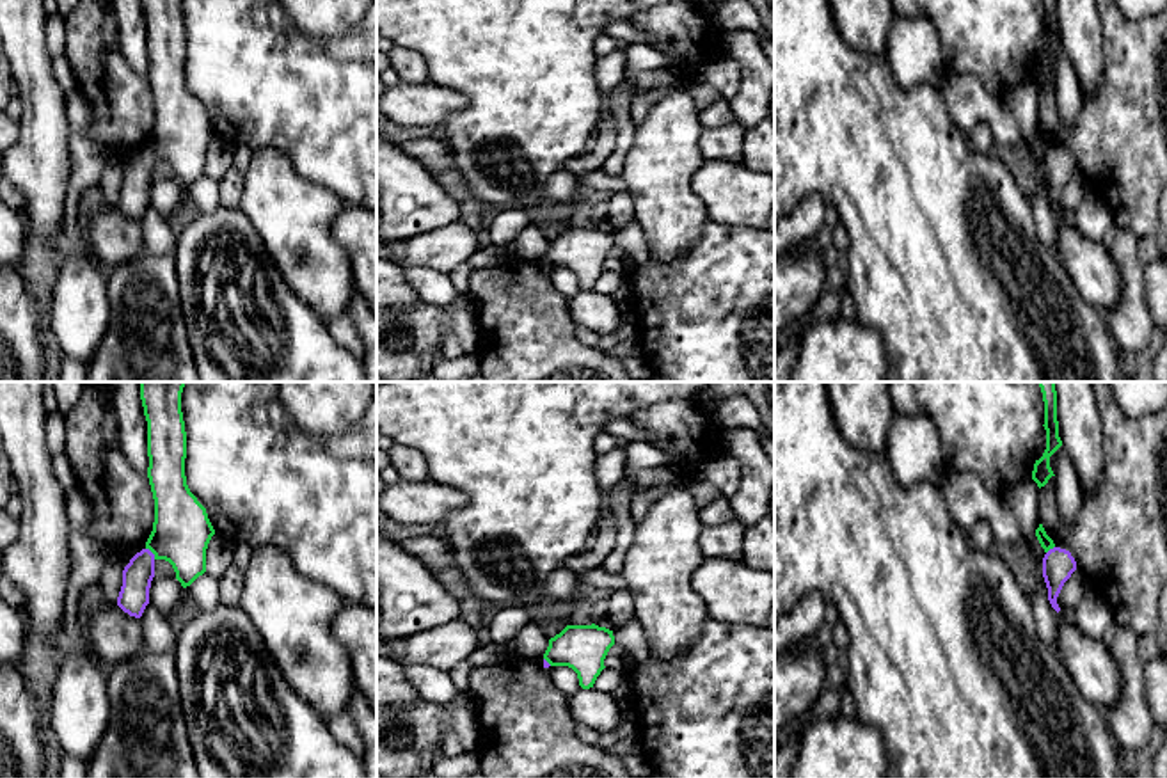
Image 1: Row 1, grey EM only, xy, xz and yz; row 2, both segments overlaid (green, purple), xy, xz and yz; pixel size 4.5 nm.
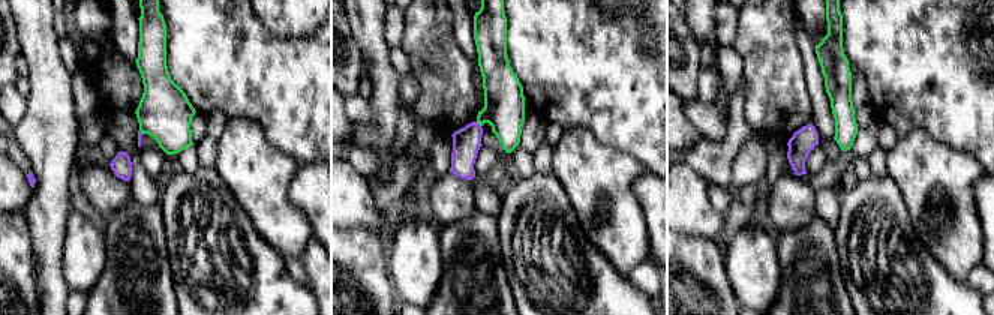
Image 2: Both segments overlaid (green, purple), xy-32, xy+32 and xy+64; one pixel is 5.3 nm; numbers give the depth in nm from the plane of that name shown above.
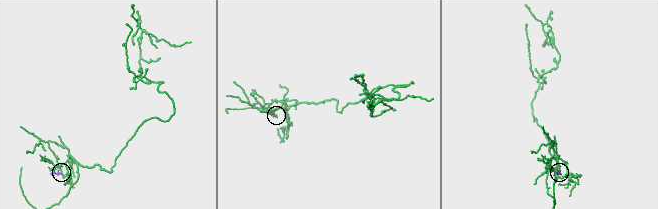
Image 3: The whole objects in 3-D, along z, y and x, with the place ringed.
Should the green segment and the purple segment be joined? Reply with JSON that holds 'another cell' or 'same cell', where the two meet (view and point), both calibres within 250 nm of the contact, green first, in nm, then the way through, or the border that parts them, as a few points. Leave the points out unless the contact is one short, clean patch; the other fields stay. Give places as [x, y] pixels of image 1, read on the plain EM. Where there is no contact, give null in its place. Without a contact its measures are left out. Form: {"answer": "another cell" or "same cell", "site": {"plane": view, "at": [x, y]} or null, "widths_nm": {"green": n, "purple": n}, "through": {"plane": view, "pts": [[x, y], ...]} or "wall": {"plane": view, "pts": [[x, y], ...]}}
{"answer": "another cell", "site": {"plane": "xy", "at": [151, 153]}, "widths_nm": {"green": 260, "purple": 140}, "wall": {"plane": "xy", "pts": [[146, 150], [155, 160]]}}

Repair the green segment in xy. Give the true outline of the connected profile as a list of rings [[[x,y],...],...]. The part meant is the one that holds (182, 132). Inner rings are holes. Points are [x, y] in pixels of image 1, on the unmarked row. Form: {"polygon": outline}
{"polygon": [[[140,0],[147,23],[147,80],[155,101],[153,133],[146,151],[155,162],[165,162],[172,167],[176,181],[183,190],[190,188],[206,174],[206,151],[215,137],[206,110],[190,94],[185,78],[187,34],[181,14],[181,0]]]}

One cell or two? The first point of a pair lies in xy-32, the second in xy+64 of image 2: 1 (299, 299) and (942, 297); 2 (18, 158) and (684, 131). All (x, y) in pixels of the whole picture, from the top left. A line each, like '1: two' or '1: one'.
1: one
2: two

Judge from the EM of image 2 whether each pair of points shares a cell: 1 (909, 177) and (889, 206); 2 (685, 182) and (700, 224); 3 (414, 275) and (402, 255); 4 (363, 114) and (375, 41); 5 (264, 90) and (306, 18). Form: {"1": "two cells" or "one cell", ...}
{"1": "two cells", "2": "one cell", "3": "one cell", "4": "two cells", "5": "two cells"}

